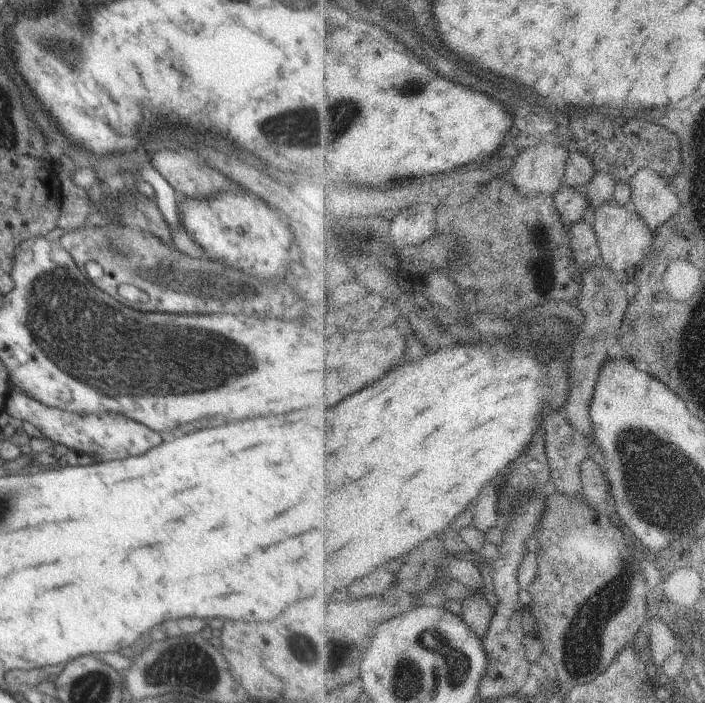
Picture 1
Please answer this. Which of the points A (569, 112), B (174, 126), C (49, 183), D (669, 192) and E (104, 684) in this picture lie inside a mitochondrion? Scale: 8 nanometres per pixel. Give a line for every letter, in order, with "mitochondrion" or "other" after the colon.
A: other
B: other
C: other
D: other
E: other

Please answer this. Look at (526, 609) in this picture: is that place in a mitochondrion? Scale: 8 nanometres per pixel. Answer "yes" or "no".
no

